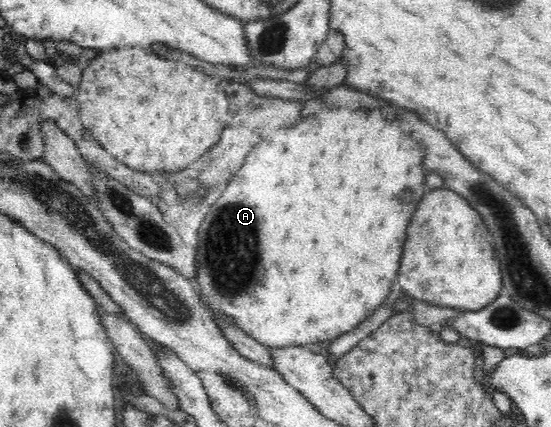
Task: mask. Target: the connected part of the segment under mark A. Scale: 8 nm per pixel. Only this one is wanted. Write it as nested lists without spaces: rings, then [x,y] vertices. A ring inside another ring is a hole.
[[[323,110],[317,116],[311,116],[296,126],[276,130],[262,139],[246,157],[243,166],[230,177],[227,188],[217,201],[212,201],[209,212],[203,219],[198,232],[197,274],[195,282],[199,284],[200,299],[214,316],[227,316],[232,324],[242,328],[251,338],[254,338],[268,348],[285,348],[285,346],[305,346],[319,344],[325,340],[335,340],[341,334],[351,332],[363,320],[367,320],[373,312],[383,304],[391,292],[391,284],[399,274],[399,268],[405,244],[405,232],[409,220],[415,212],[413,204],[417,204],[423,196],[425,172],[423,172],[423,154],[425,149],[415,143],[411,133],[403,132],[397,120],[385,120],[381,112],[353,112],[353,110]]]

